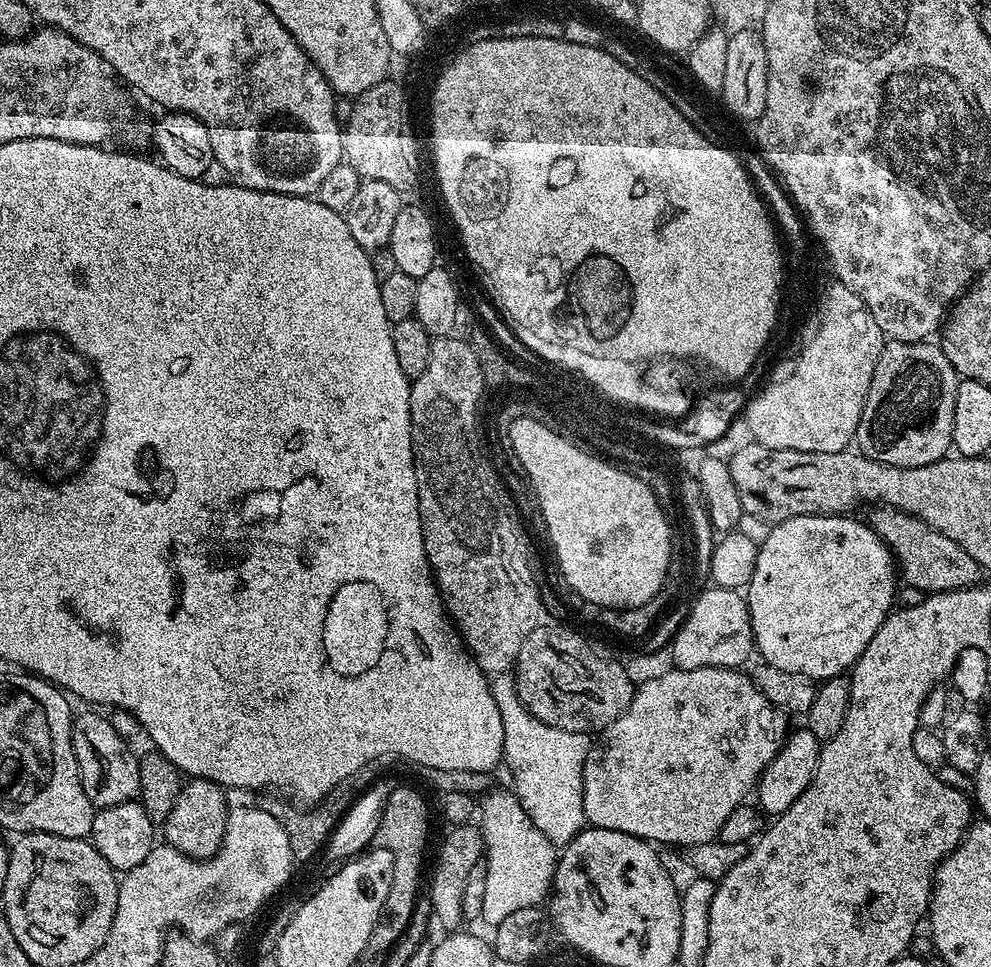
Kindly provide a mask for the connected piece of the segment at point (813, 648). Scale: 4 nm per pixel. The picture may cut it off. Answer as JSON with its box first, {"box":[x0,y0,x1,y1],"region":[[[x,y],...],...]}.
{"box":[746,514,898,682],"region":[[[848,514],[839,516],[799,516],[783,520],[780,524],[771,525],[769,537],[758,544],[760,553],[754,566],[754,574],[746,589],[748,601],[748,613],[752,619],[752,634],[754,637],[754,648],[757,653],[761,652],[763,663],[771,668],[786,670],[790,674],[806,674],[810,679],[823,682],[839,672],[847,673],[856,659],[866,650],[870,638],[882,626],[882,622],[893,611],[894,601],[898,596],[898,565],[884,540],[869,526],[863,519],[851,520],[853,517]]]}

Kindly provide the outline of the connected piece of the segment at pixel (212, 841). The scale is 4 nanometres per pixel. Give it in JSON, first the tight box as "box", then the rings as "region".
{"box":[162,779,229,860],"region":[[[189,779],[180,789],[178,802],[174,802],[174,810],[170,810],[170,818],[162,825],[163,839],[195,860],[215,856],[228,835],[228,796],[229,793],[214,782]]]}

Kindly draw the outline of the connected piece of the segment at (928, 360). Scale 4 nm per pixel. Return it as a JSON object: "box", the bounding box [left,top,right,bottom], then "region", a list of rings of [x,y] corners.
{"box":[855,339,958,468],"region":[[[889,339],[878,358],[855,443],[864,455],[890,466],[913,468],[938,462],[953,447],[958,373],[936,342]]]}

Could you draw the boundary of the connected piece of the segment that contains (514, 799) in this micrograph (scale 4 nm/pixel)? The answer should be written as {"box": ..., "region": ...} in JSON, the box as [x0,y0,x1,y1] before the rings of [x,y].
{"box":[480,789,558,928],"region":[[[493,789],[489,791],[480,804],[480,829],[484,836],[486,849],[485,861],[487,864],[488,877],[486,878],[486,889],[484,895],[484,906],[481,919],[488,923],[489,927],[495,928],[502,922],[513,919],[520,911],[530,908],[542,901],[549,895],[552,879],[556,875],[556,862],[558,859],[557,847],[548,838],[525,812],[518,797],[513,791]]]}

